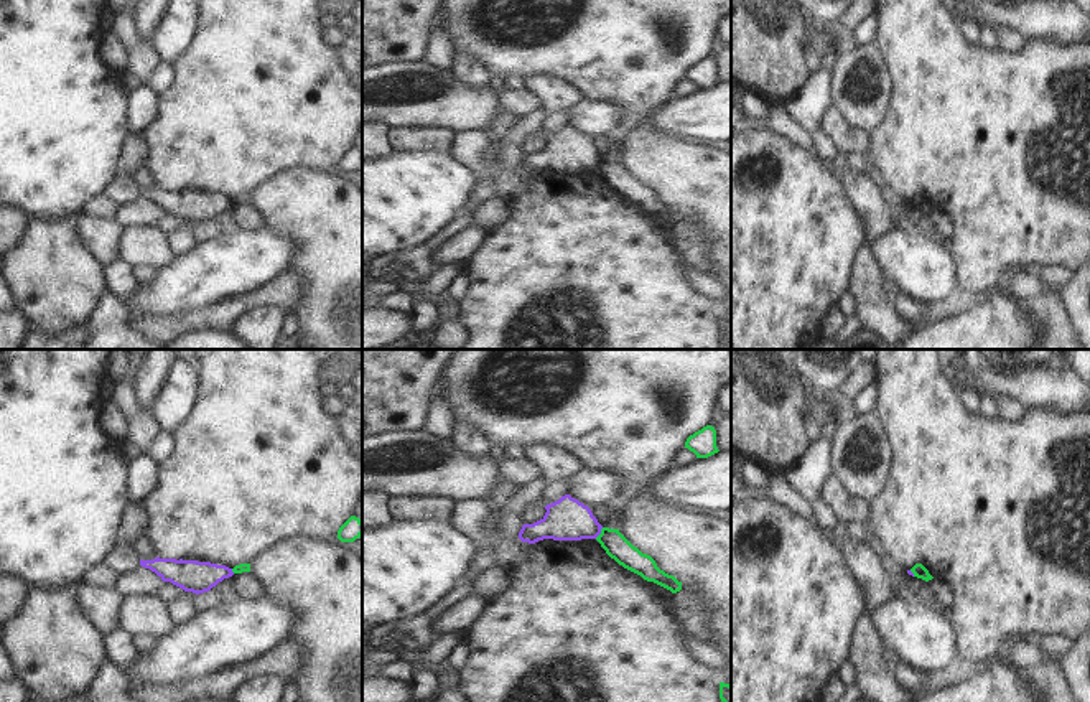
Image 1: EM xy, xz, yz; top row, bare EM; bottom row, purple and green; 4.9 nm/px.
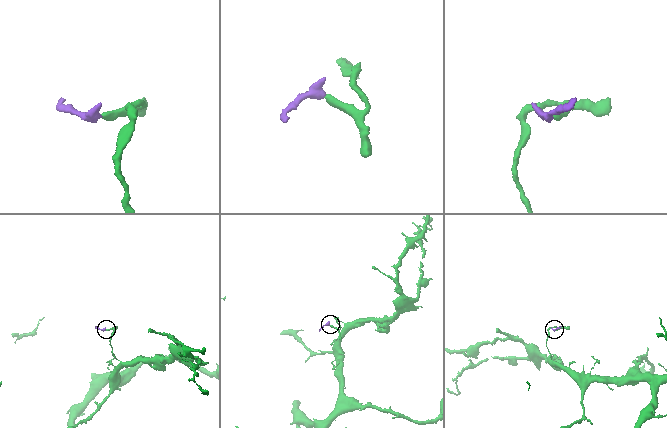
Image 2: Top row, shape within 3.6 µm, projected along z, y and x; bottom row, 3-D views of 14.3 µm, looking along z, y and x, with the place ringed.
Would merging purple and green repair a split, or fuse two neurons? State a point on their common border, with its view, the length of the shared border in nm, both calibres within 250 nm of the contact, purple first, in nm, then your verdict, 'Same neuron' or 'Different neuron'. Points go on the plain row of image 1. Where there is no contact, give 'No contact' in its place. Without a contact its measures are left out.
Touches purple at xz (600, 163). Shared border 70 nm. Thickness 200 nm (purple) against 120 nm. Different neuron.

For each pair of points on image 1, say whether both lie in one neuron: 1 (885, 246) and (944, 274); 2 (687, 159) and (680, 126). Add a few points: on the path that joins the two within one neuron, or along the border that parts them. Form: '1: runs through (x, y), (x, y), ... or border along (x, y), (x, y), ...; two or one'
1: runs through (899, 252), (929, 274); one
2: border along (647, 126), (675, 140), (698, 140), (713, 145); two

